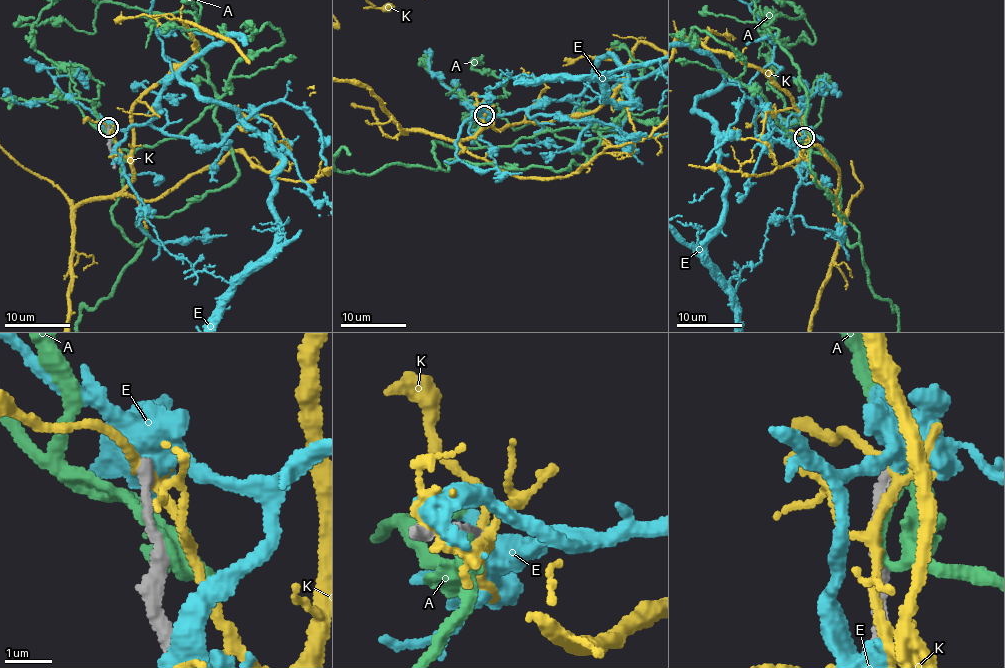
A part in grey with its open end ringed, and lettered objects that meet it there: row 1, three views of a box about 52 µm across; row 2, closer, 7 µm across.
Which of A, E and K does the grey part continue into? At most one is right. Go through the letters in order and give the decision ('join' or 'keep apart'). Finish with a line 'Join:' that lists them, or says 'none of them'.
A: keep apart
E: keep apart
K: keep apart
Join: none of them

